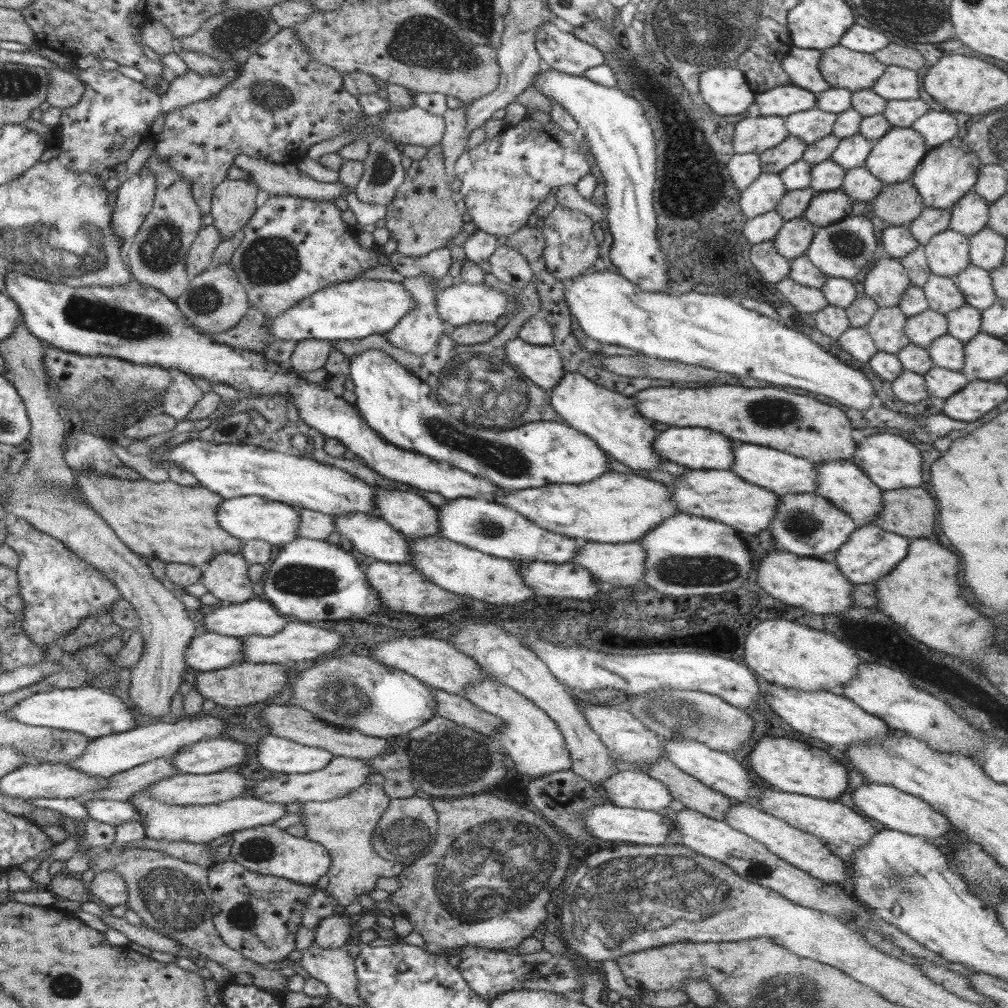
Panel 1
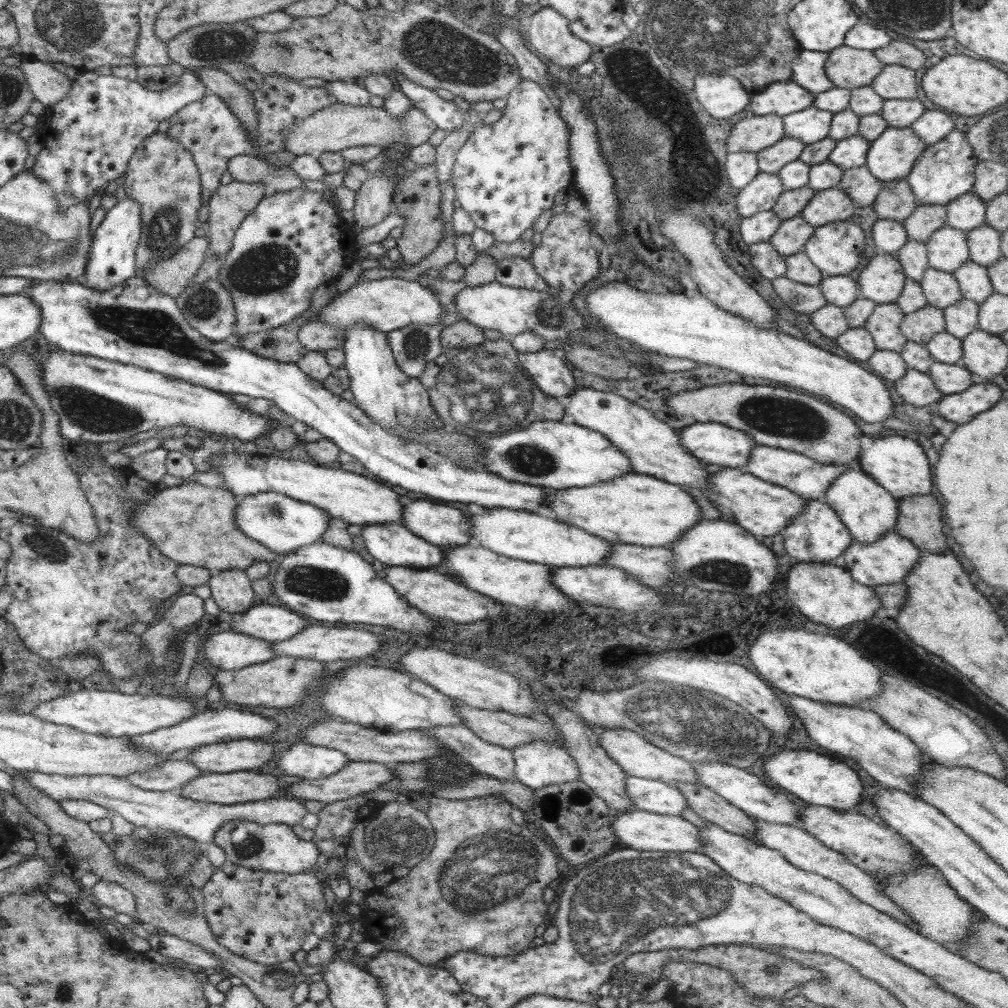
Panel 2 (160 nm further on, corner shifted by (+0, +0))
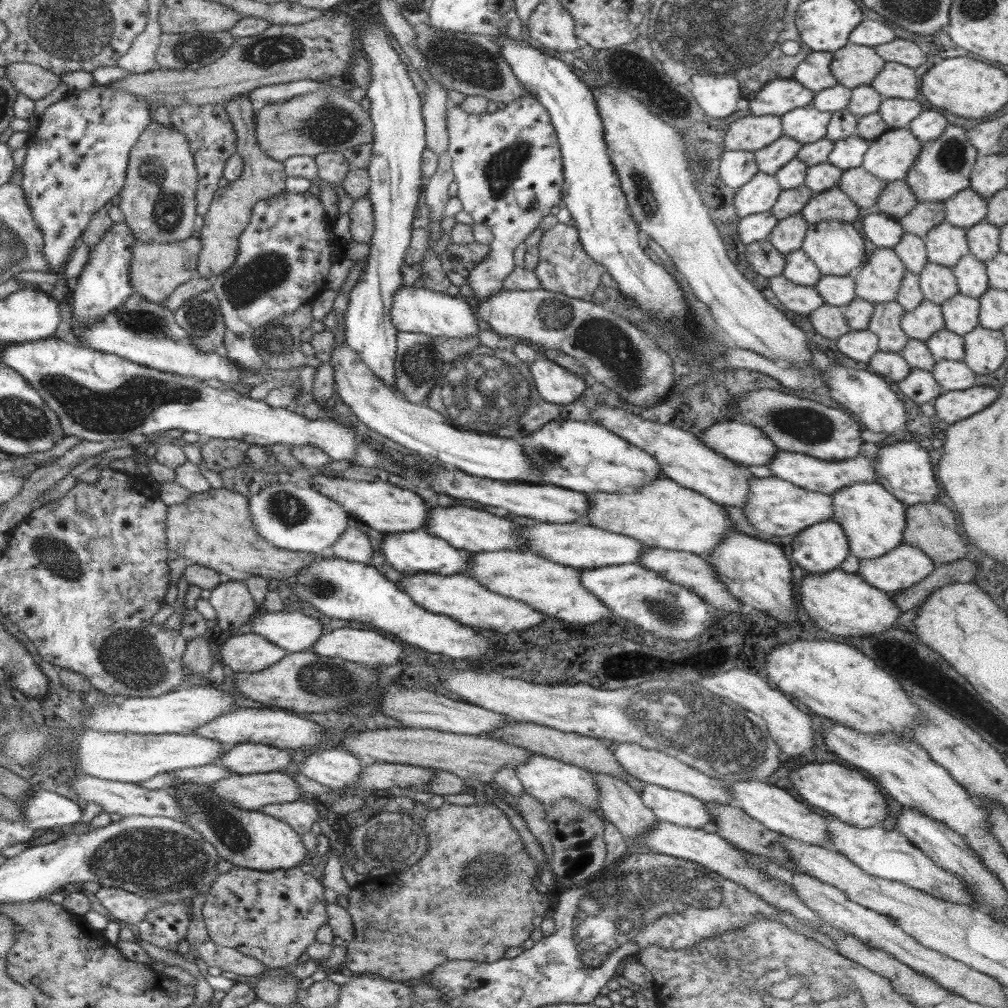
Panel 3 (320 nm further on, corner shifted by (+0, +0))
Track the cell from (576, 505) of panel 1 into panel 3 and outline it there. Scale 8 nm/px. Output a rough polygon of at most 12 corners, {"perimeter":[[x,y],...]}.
{"perimeter":[[664,476],[586,493],[586,524],[706,556],[726,509]]}

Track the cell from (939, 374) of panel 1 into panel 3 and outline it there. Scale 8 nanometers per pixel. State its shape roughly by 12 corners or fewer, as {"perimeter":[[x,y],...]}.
{"perimeter":[[935,361],[932,376],[944,392],[974,386],[962,361]]}

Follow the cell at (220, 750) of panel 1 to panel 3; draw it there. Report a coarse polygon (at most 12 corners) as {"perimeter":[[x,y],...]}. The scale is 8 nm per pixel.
{"perimeter":[[242,743],[215,764],[236,774],[285,772],[292,752]]}

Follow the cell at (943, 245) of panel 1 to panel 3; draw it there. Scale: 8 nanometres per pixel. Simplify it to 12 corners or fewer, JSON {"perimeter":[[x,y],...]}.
{"perimeter":[[944,221],[923,238],[930,263],[969,253],[967,229]]}

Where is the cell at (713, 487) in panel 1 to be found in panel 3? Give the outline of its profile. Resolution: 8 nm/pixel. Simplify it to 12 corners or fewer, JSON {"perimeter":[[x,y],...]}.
{"perimeter":[[753,476],[743,510],[766,537],[833,519],[829,494]]}

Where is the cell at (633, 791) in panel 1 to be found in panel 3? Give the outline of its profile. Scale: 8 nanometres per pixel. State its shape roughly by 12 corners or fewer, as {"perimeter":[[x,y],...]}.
{"perimeter":[[646,783],[640,798],[658,821],[702,829],[711,821],[691,794]]}

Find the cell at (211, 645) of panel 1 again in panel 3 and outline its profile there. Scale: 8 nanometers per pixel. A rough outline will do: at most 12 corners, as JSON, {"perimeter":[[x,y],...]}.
{"perimeter":[[256,633],[232,634],[219,648],[235,673],[270,667],[287,652]]}

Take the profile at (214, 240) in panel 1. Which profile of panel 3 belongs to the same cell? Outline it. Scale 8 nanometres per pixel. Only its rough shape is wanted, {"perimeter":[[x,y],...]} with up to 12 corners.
{"perimeter":[[136,239],[129,264],[137,294],[161,303],[192,278],[202,243]]}

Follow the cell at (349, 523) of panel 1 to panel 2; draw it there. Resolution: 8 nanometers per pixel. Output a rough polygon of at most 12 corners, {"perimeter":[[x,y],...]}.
{"perimeter":[[401,523],[365,525],[368,552],[385,565],[438,569],[445,552]]}

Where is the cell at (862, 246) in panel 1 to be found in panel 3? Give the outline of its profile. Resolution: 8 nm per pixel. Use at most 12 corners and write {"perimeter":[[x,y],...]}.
{"perimeter":[[852,223],[809,225],[802,250],[823,275],[854,275],[865,244]]}

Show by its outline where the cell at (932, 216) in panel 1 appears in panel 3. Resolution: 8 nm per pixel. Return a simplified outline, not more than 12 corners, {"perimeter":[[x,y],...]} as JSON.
{"perimeter":[[917,203],[898,221],[906,233],[924,238],[945,221],[943,203]]}

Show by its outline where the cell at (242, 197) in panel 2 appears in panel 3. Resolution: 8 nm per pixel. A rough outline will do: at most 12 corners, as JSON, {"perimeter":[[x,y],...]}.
{"perimeter":[[248,91],[223,106],[244,172],[219,188],[198,239],[196,272],[234,264],[258,201],[285,191],[284,163],[257,144]]}

